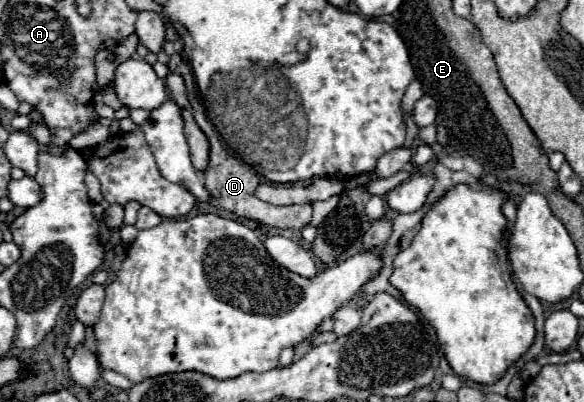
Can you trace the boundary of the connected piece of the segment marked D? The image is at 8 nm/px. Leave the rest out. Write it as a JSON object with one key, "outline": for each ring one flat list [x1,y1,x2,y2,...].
{"outline":[[165,49,165,53,171,55,171,61,169,61,169,69,177,75,183,77,185,81,185,89,187,89,187,97,189,97,189,103,193,107,193,115,195,115,195,121,197,125,203,129,203,133,207,135,209,139,209,145,211,145,211,151,209,151,209,165,207,169,203,171,203,179,205,179,205,187,211,191,213,199,217,199,221,203,221,207,225,207,227,211,235,213,237,217,245,217,245,219,253,219,253,221,259,221,259,223,265,223,265,225,271,225,271,227,291,227,291,229,303,229,309,225,311,221,311,203,299,203,299,205,283,205,283,207,275,207,271,203,265,203,261,199,255,197,255,189,259,187,259,177,255,171,251,171,241,159,237,159,233,153,229,153,223,145,221,145,221,139,219,139,219,133,217,129,207,121,205,117,205,111,203,111,203,105,201,105,201,99,199,99,199,91,197,91,197,85,193,81,193,73,189,69,189,65,185,63,185,59,177,53,173,53,173,49]]}

